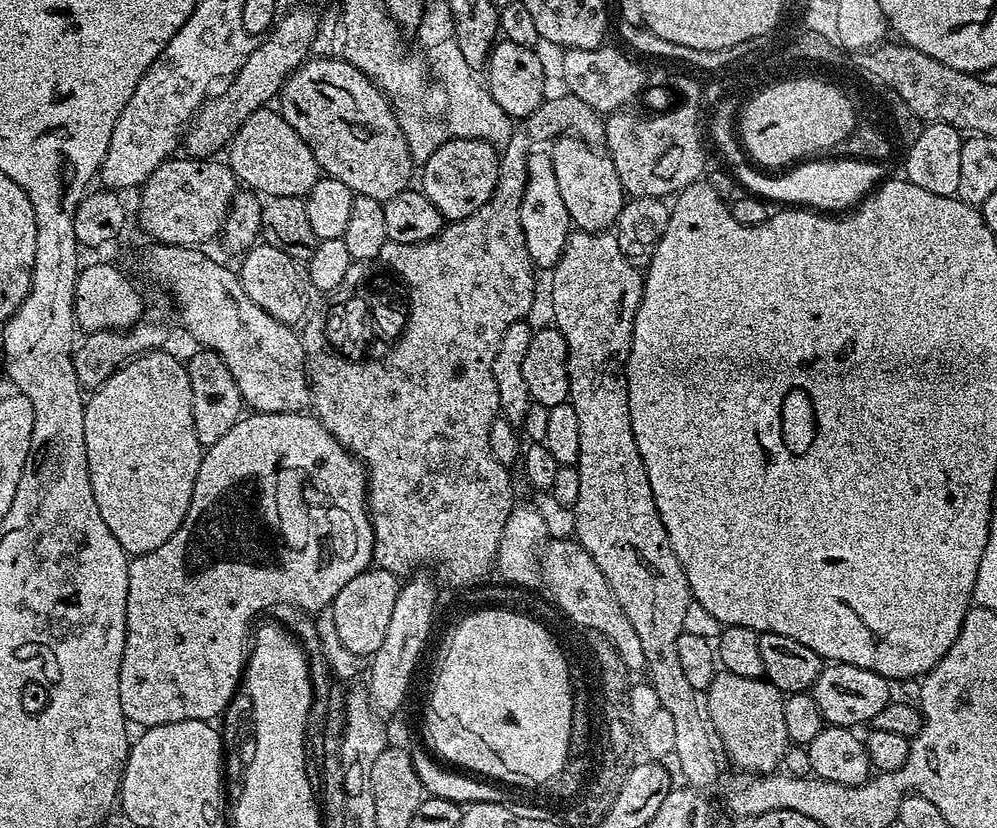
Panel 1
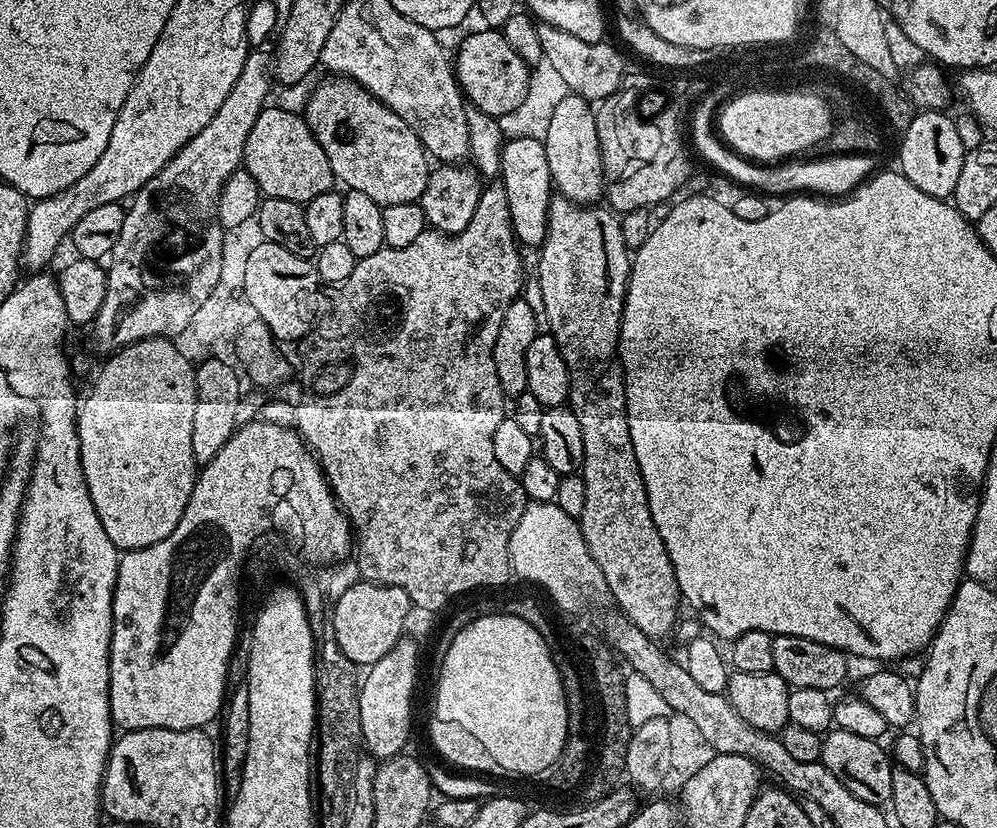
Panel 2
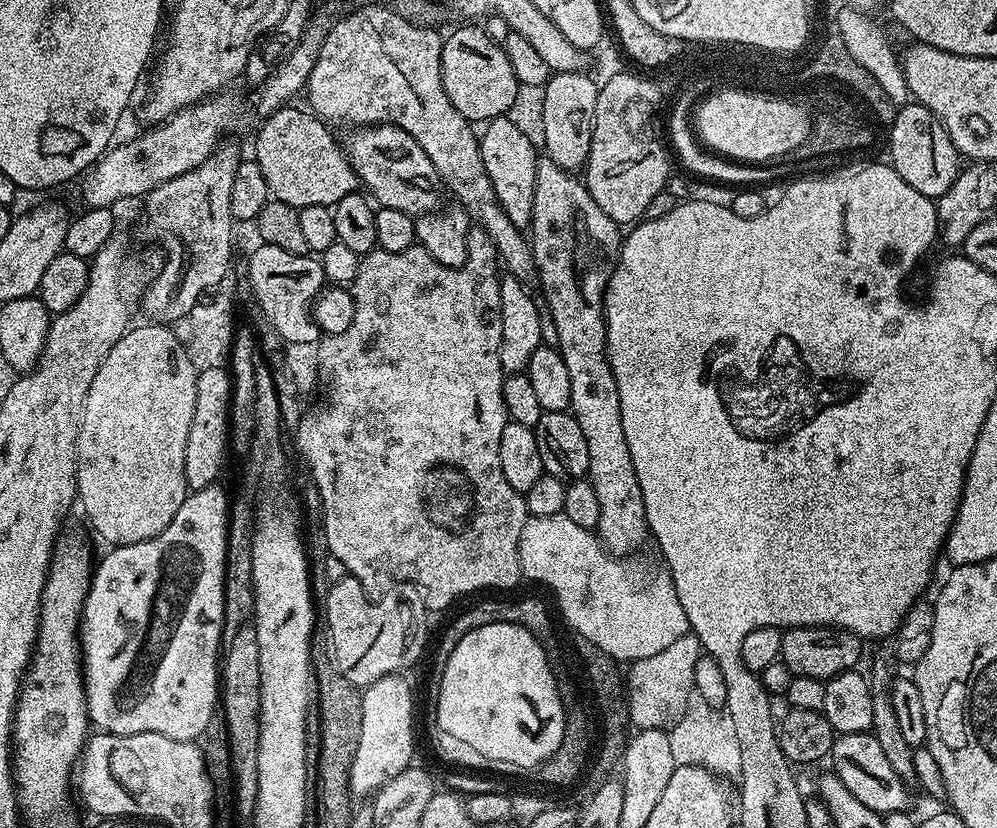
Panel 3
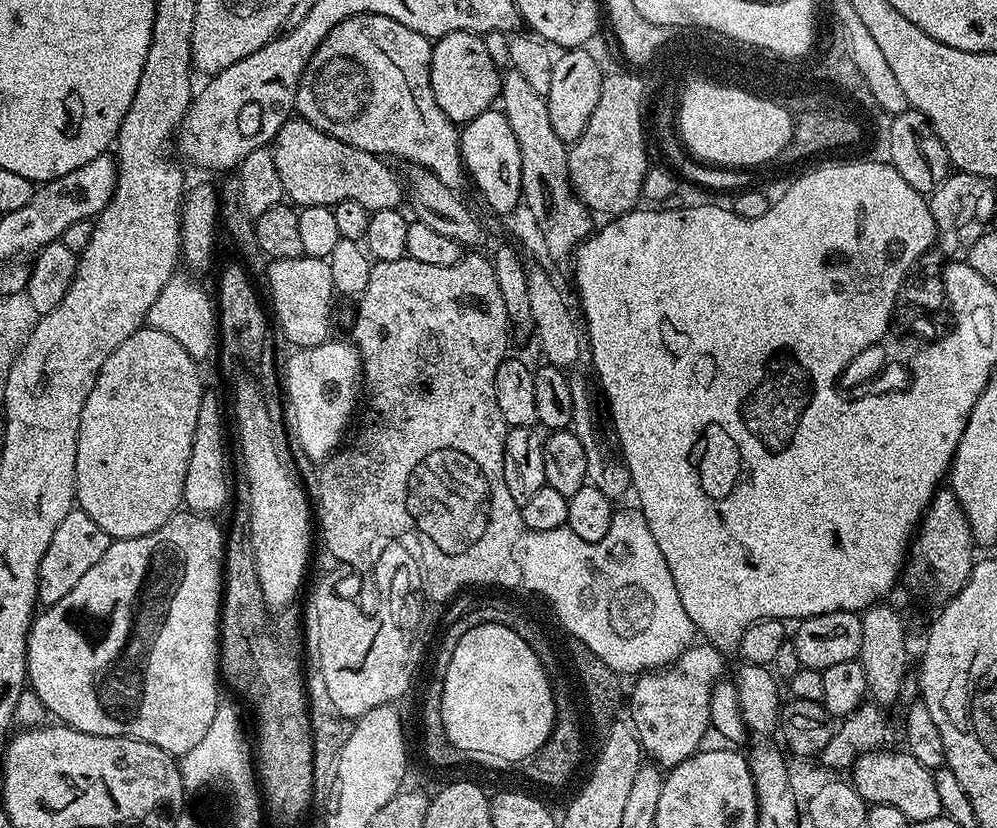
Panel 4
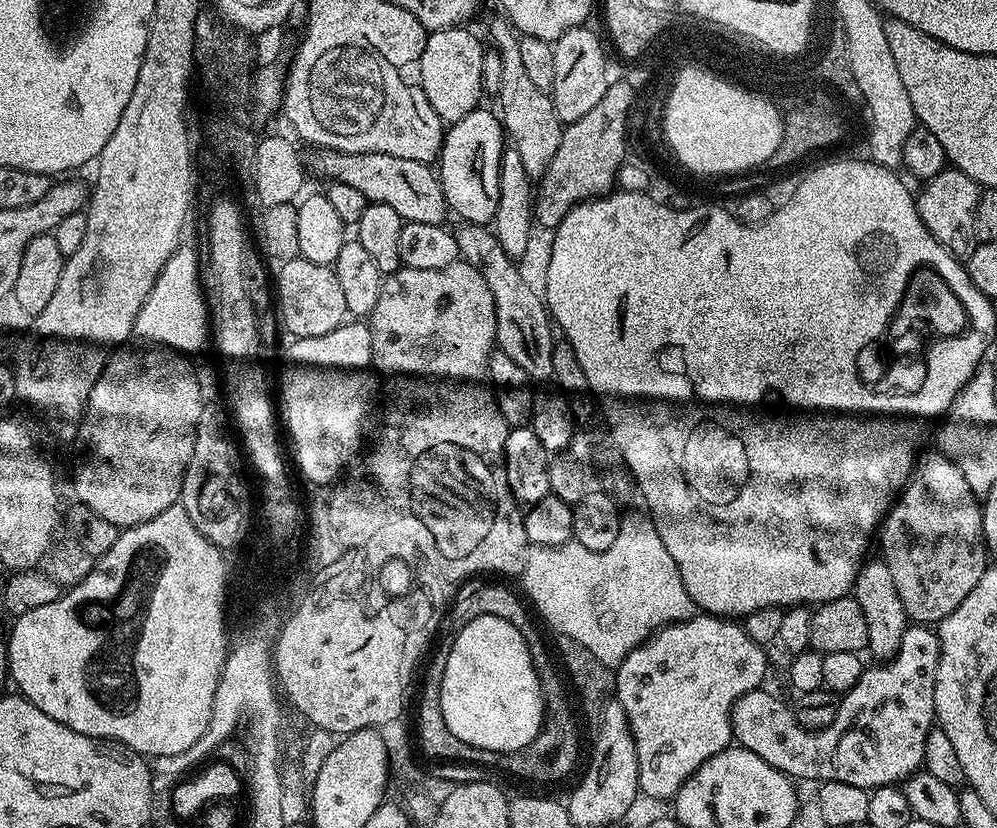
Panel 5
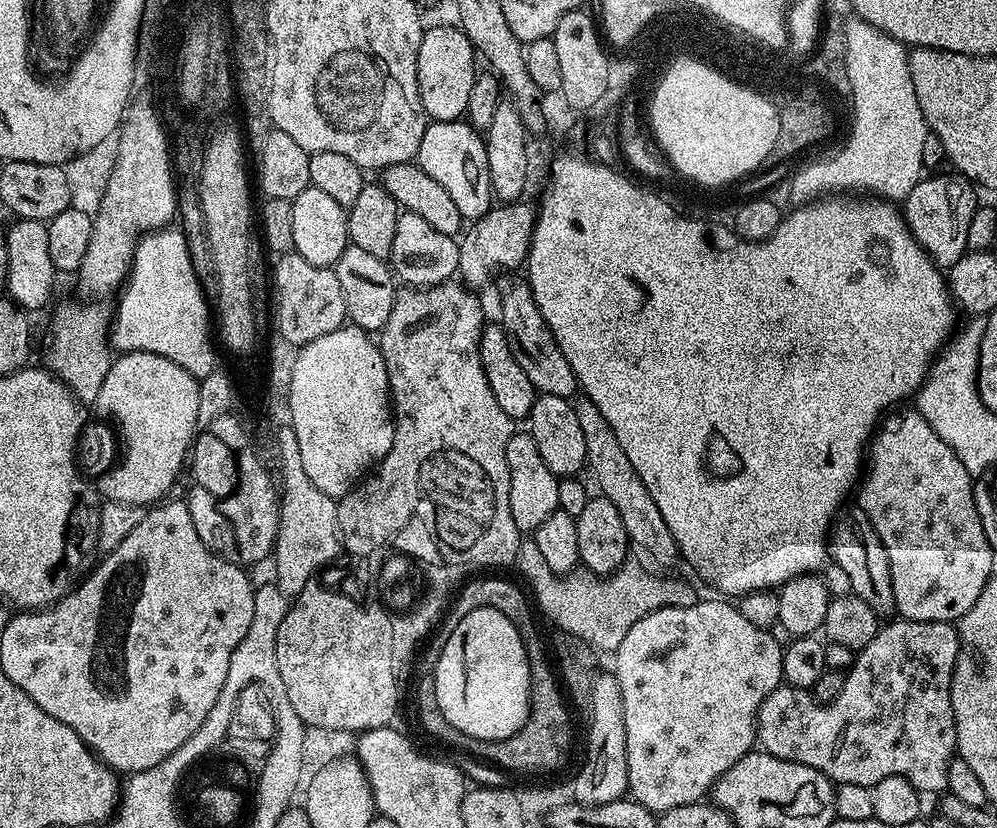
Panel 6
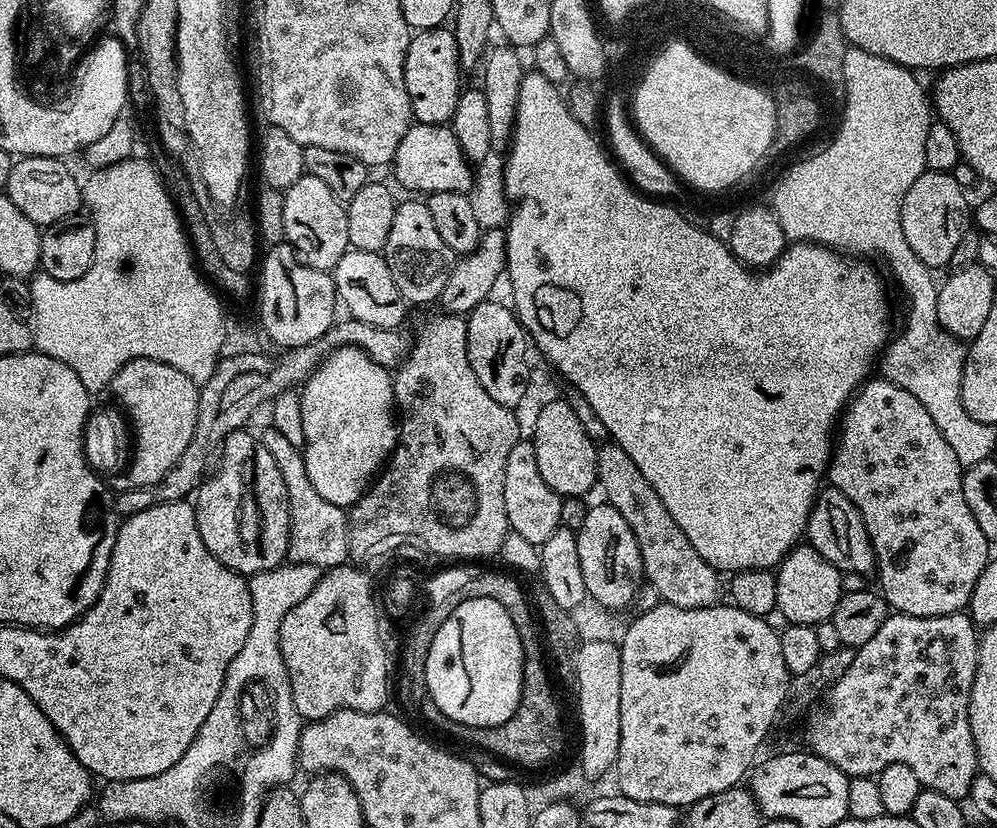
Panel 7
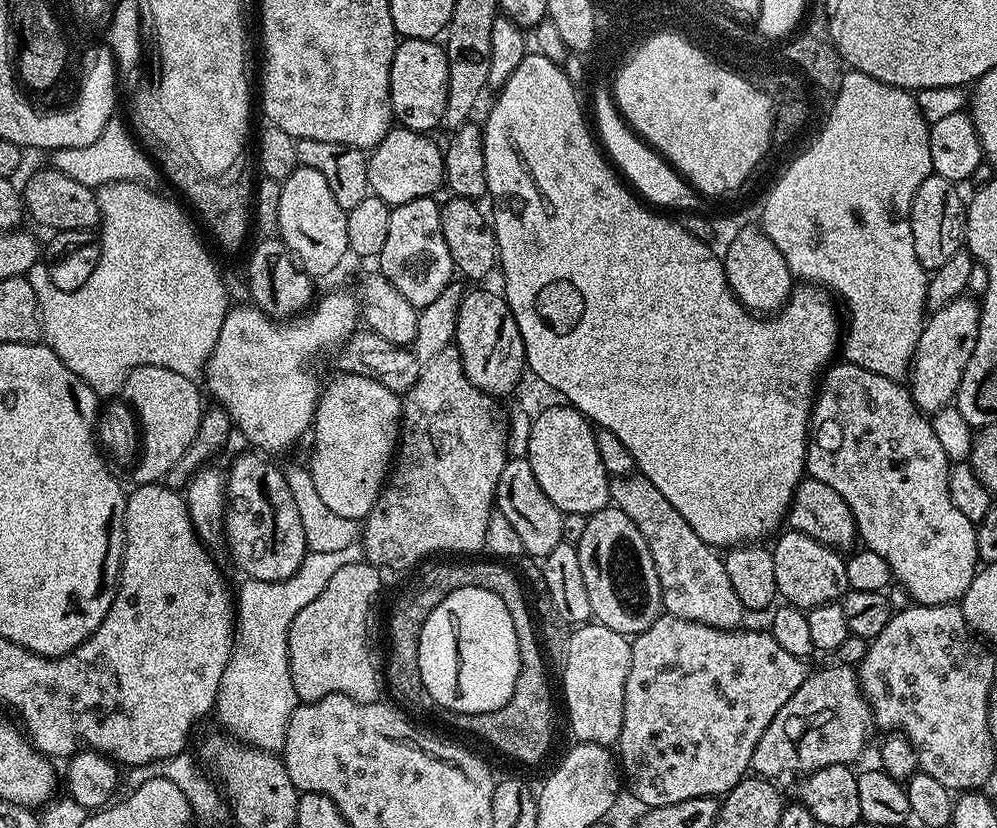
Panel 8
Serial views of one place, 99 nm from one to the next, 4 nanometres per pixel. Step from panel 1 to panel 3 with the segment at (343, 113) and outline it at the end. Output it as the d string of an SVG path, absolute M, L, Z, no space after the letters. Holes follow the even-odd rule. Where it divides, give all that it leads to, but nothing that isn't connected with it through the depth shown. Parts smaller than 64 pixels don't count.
M393 124L362 126L351 134L345 152L359 183L367 190L371 199L381 208L402 210L410 217L425 216L441 207L440 195L445 195L444 183L440 180L434 162L426 158L426 150Z

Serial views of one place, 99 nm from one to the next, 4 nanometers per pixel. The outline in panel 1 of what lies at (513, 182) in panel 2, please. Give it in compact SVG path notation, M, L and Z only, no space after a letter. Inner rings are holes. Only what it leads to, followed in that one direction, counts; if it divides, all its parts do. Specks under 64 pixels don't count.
M537 150L528 155L528 181L520 217L522 234L526 234L526 250L530 250L533 265L540 270L555 268L562 258L562 250L566 250L566 242L574 231L574 225L566 210L566 202L562 202L562 194L558 194L558 178L554 178L552 157L547 151Z

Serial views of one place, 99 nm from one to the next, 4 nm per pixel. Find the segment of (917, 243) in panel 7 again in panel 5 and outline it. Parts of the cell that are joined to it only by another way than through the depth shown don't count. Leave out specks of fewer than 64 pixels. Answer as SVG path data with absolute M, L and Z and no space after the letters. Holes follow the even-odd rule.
M945 167L923 185L916 196L916 209L930 234L943 248L957 258L967 258L977 246L974 234L974 206L978 206L981 185L975 184L966 174L956 168Z

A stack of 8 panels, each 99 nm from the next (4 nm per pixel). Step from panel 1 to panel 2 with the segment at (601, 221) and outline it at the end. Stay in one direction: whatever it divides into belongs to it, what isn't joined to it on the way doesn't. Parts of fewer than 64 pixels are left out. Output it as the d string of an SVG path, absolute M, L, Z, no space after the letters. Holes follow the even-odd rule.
M573 94L562 98L554 108L543 141L555 191L575 204L595 205L599 201L596 199L604 196L604 167L593 105Z

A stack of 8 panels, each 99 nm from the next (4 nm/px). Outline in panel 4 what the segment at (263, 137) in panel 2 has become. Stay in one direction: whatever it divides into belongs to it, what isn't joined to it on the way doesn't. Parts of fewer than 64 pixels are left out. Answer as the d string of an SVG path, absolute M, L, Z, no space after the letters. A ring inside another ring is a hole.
M290 118L278 130L270 145L278 178L284 187L285 197L300 208L322 206L327 208L338 202L356 200L369 213L400 208L406 200L406 184L396 177L387 159L375 152L358 150L299 118Z

